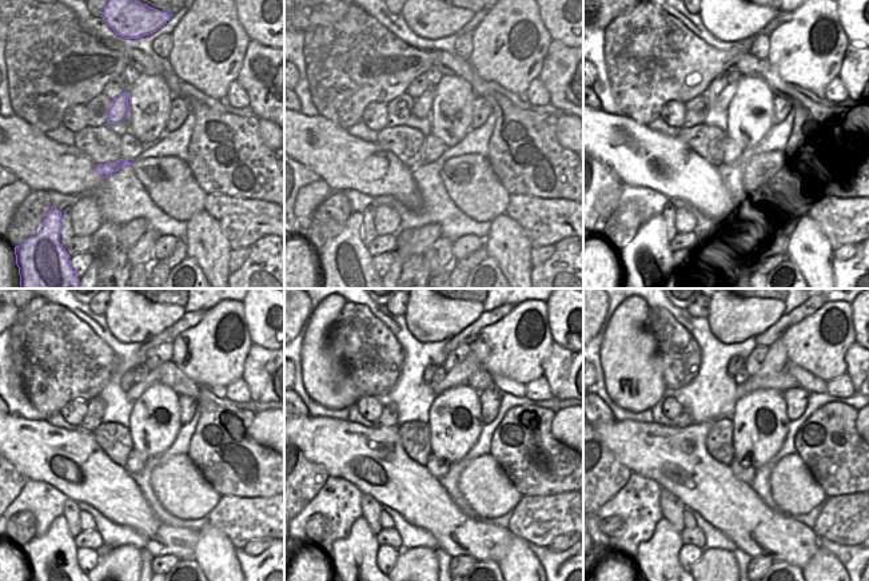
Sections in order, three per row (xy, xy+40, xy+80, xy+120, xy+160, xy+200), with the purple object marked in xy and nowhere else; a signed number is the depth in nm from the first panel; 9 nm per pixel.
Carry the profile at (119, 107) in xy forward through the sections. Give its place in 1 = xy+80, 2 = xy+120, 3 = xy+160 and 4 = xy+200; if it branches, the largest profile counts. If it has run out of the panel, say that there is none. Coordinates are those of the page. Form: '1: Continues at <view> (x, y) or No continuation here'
1: Continues at xy+80 (724, 99)
2: Continues at xy+120 (155, 375)
3: Continues at xy+160 (458, 375)
4: Continues at xy+200 (776, 359)

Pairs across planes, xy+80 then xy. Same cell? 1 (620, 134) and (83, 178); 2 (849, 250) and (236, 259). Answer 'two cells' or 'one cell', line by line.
1: one cell
2: one cell

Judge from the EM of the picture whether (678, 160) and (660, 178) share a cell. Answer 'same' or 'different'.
same

